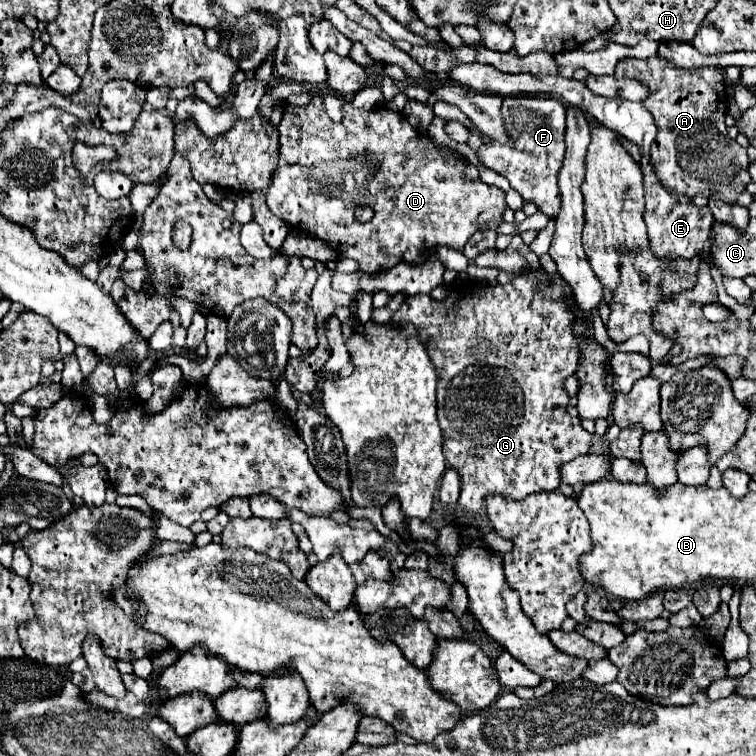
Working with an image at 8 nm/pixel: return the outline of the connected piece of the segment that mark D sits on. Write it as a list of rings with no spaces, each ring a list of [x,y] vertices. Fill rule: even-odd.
[[[313,95],[307,105],[289,105],[285,109],[277,127],[281,155],[267,191],[267,205],[273,215],[303,233],[317,235],[337,253],[355,259],[359,271],[365,273],[395,267],[411,247],[429,251],[447,245],[463,251],[473,233],[495,229],[501,223],[501,213],[507,209],[505,193],[499,187],[485,185],[481,179],[465,181],[463,169],[467,161],[463,157],[459,161],[443,159],[433,141],[415,129],[403,113],[389,111],[383,105],[363,111],[351,103],[345,103],[341,111],[341,123],[333,123],[319,95]],[[357,205],[375,207],[375,219],[365,225],[357,223],[353,217]]]

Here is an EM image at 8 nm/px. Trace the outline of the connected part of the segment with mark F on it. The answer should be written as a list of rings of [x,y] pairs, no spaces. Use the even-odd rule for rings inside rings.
[[[503,97],[501,105],[503,127],[509,139],[507,145],[499,141],[483,143],[477,149],[477,159],[483,167],[503,175],[511,187],[523,197],[523,201],[531,201],[537,205],[541,213],[555,219],[557,211],[561,211],[561,195],[557,187],[557,173],[565,155],[565,107],[557,99],[527,99],[527,97]]]

